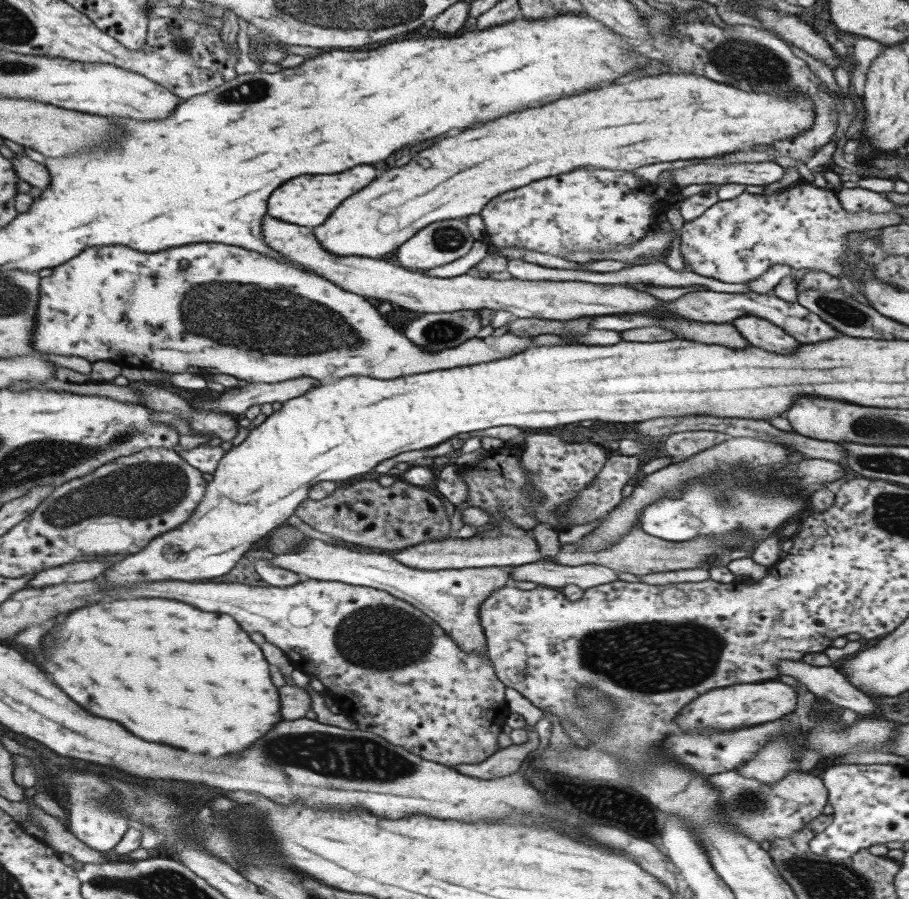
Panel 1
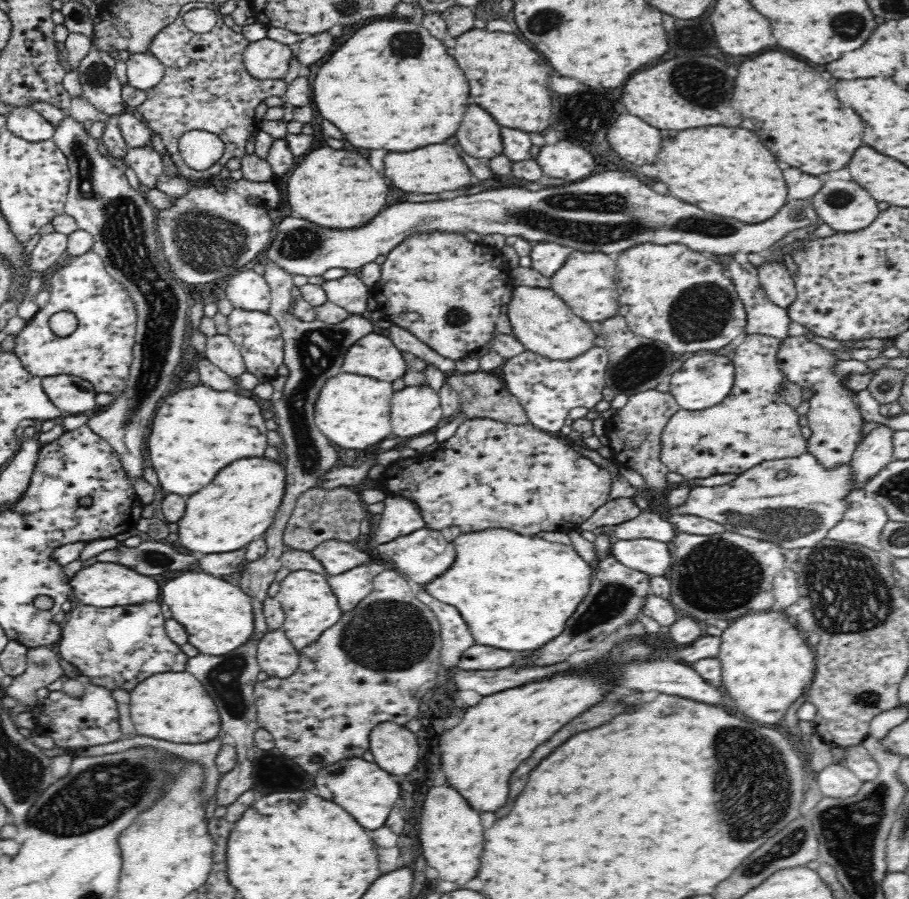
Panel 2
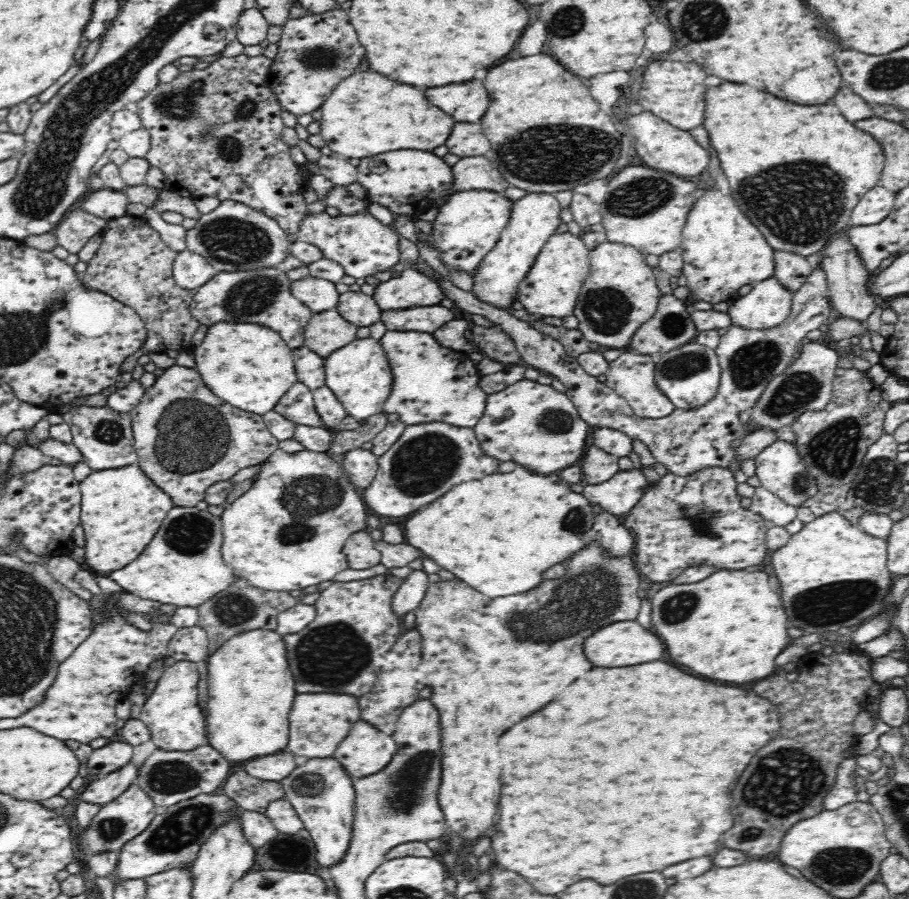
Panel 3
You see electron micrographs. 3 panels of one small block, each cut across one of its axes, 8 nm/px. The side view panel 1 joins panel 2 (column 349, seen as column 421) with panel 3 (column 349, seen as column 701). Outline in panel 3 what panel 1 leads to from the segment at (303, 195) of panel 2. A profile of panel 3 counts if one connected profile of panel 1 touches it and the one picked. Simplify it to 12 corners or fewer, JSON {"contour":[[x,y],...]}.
{"contour":[[376,72],[320,110],[333,154],[434,150],[454,120],[420,88]]}

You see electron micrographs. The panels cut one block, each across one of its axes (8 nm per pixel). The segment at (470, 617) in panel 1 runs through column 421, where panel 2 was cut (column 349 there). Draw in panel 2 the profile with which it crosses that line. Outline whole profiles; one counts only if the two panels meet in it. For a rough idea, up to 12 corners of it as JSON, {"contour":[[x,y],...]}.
{"contour":[[368,565],[326,575],[343,612],[373,589]]}

